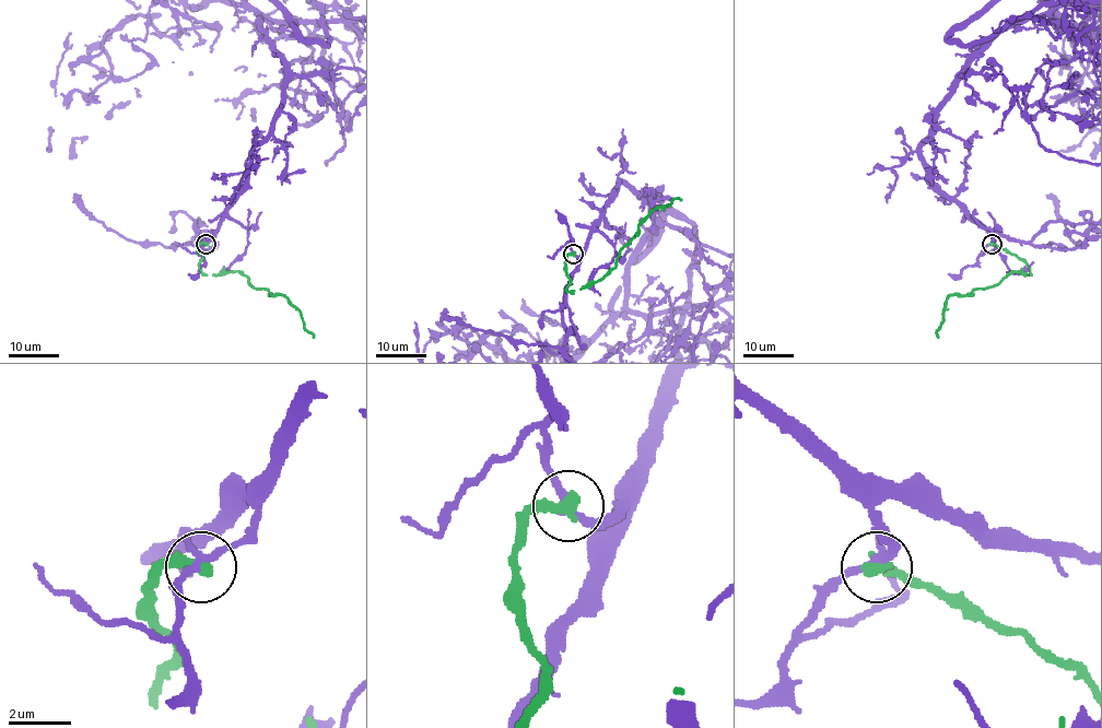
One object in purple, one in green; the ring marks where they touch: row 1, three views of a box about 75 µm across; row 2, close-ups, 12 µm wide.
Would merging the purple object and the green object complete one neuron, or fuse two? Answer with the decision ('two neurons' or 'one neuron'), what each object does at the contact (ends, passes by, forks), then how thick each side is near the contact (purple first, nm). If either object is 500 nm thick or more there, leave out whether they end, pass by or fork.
two neurons | purple passes by | green ends | 260/480 nm

